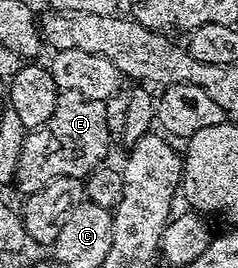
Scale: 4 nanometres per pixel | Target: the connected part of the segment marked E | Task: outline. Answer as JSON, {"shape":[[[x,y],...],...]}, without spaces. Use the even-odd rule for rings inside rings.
{"shape":[[[61,92],[55,114],[51,114],[43,126],[32,129],[25,137],[16,183],[21,184],[22,193],[28,194],[39,187],[39,182],[60,176],[85,178],[106,163],[109,143],[111,137],[107,130],[105,101],[83,98],[83,94],[74,92]]]}

